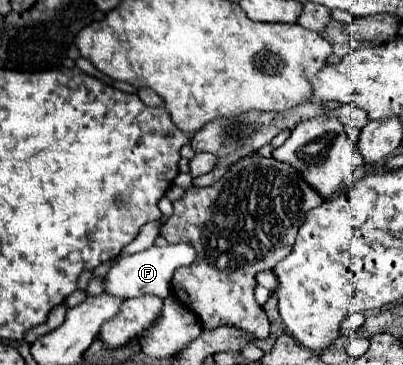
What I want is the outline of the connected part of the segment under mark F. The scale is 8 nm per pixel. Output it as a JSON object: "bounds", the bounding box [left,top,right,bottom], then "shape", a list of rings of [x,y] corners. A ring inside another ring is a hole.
{"bounds":[106,243,196,299],"shape":[[[176,243],[176,245],[152,245],[146,251],[134,253],[130,257],[122,257],[106,275],[106,291],[110,295],[130,299],[138,295],[158,295],[158,297],[168,297],[170,295],[170,279],[178,267],[188,267],[196,261],[196,251],[192,243]]]}

